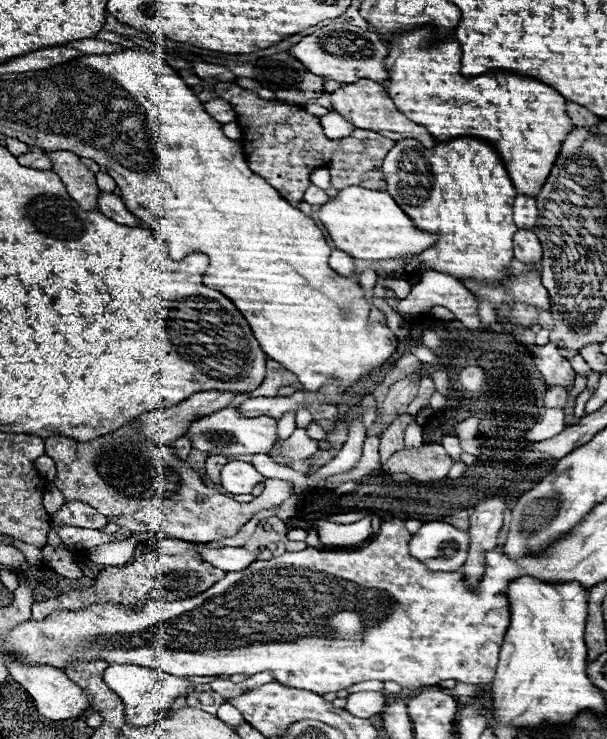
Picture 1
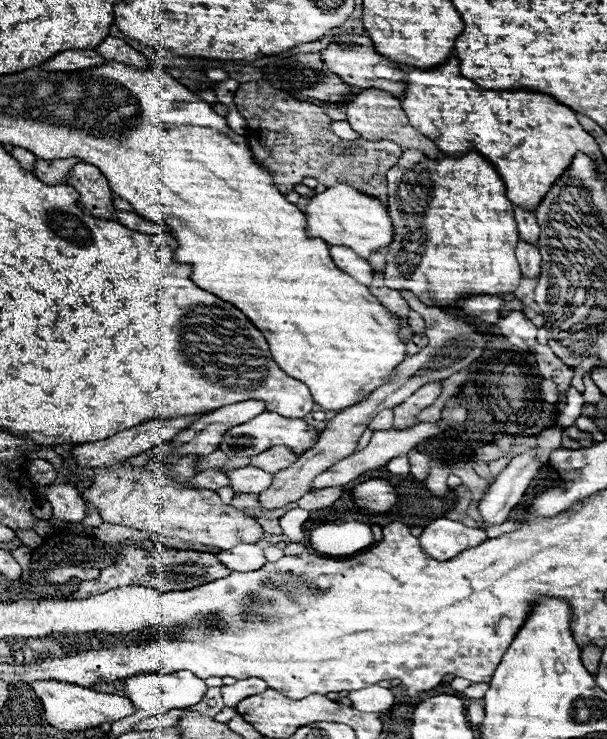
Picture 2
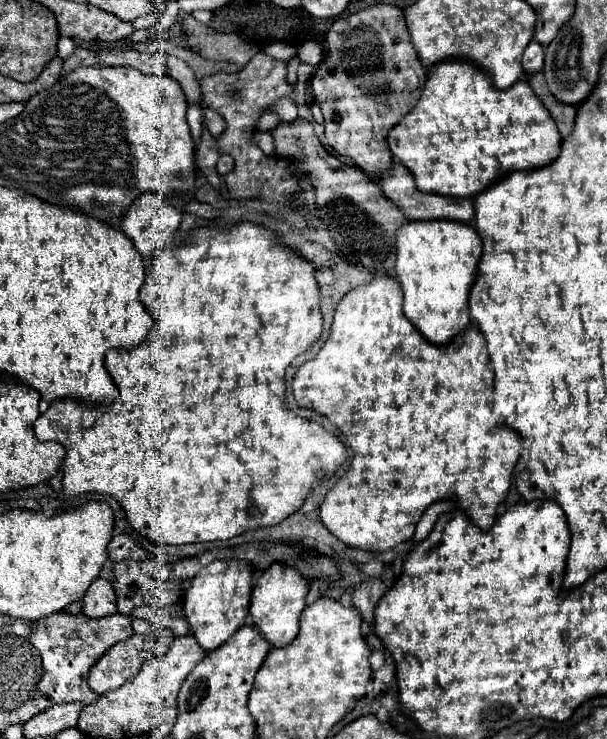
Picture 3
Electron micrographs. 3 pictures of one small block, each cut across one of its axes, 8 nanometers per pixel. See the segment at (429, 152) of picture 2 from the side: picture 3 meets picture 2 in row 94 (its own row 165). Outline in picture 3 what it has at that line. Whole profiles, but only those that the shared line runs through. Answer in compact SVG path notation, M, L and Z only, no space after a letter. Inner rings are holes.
M382 4L344 16L326 34L326 48L326 60L310 80L314 100L324 114L324 144L380 178L394 162L388 148L388 130L412 110L426 78L410 42L404 12L392 4Z

